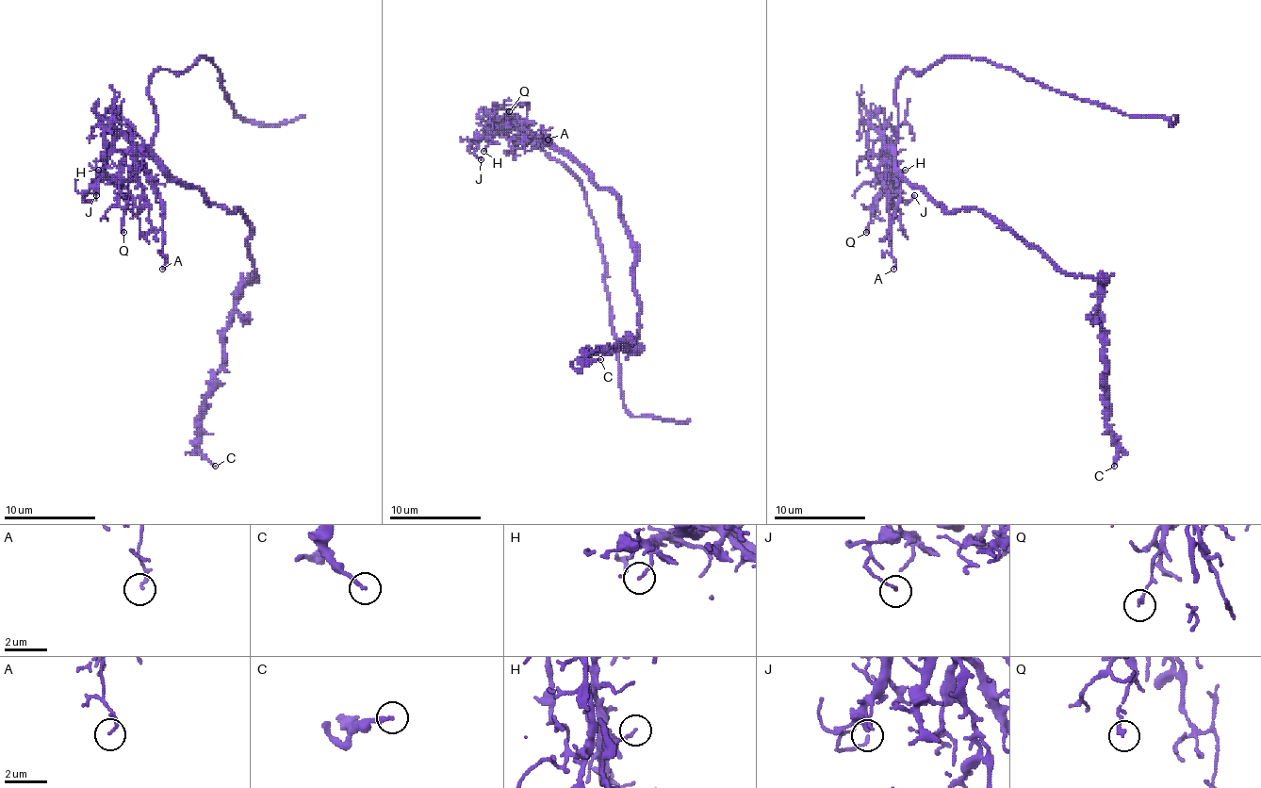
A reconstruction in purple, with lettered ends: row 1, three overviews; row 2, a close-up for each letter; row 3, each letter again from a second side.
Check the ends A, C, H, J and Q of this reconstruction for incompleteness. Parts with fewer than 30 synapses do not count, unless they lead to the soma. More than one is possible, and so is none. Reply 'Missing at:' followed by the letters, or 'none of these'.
Missing at: none of these

